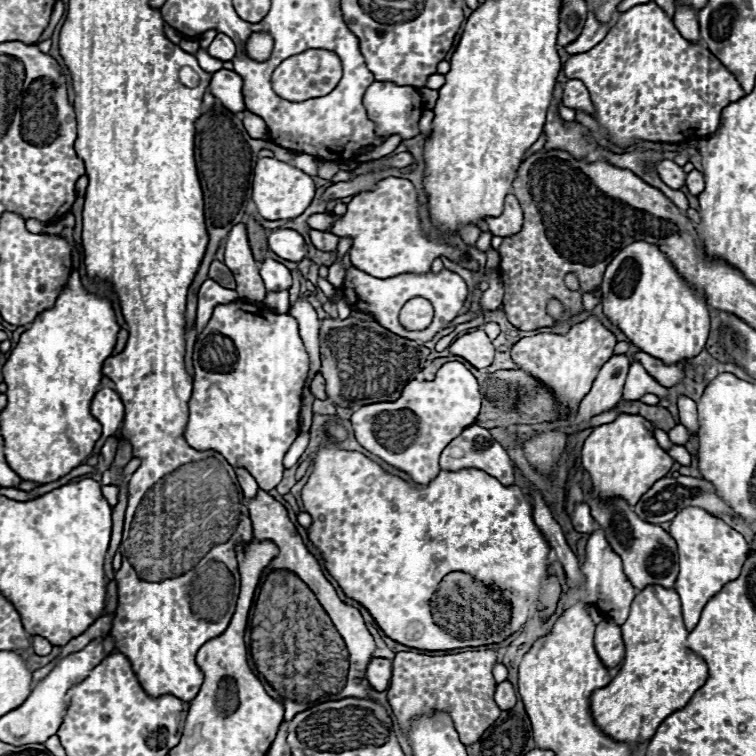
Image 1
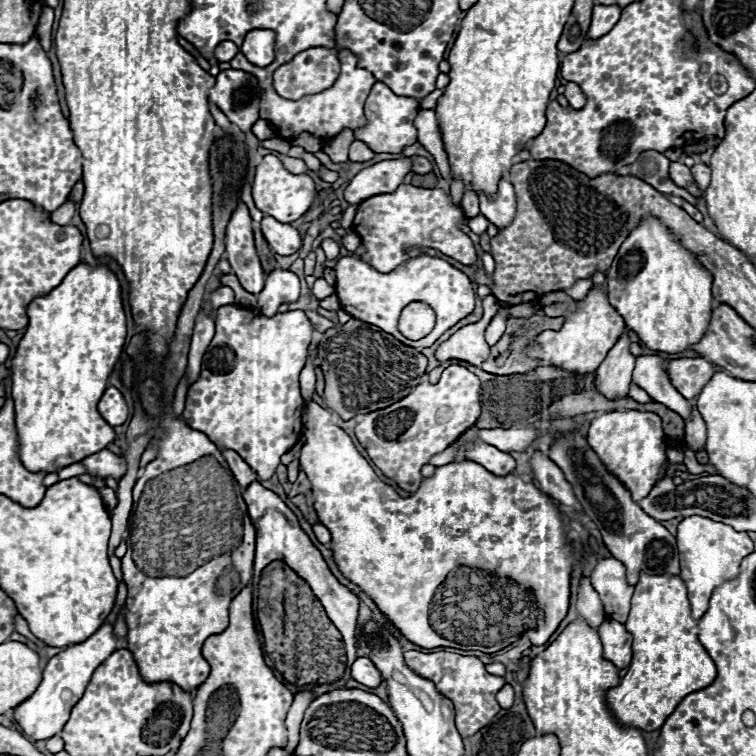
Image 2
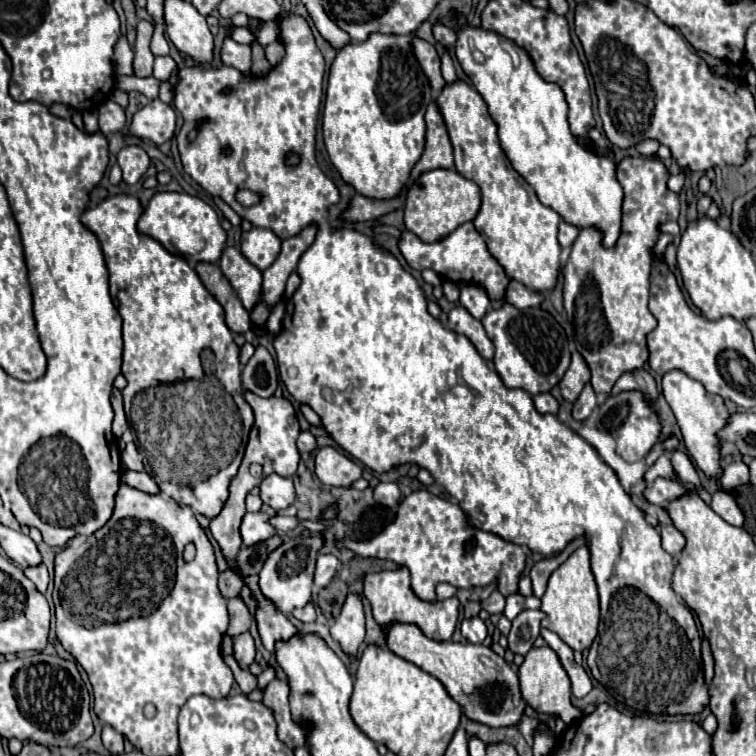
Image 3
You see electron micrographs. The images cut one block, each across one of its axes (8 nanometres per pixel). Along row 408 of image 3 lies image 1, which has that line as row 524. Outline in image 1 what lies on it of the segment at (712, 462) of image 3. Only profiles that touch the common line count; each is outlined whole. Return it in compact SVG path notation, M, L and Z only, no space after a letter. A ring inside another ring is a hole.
M684 508L670 526L670 534L678 542L680 554L680 574L676 580L676 592L682 600L682 616L688 632L698 624L702 608L706 602L722 590L724 584L740 576L742 564L750 554L748 542L740 532L730 528L724 520L714 518L702 508Z

